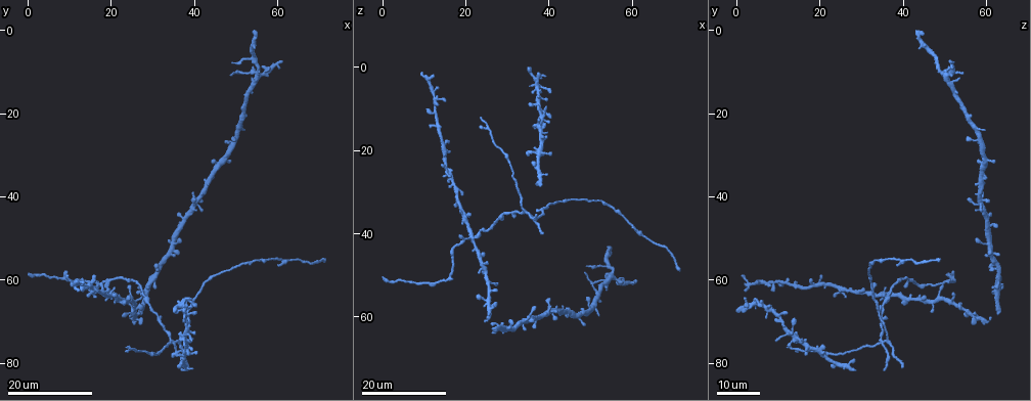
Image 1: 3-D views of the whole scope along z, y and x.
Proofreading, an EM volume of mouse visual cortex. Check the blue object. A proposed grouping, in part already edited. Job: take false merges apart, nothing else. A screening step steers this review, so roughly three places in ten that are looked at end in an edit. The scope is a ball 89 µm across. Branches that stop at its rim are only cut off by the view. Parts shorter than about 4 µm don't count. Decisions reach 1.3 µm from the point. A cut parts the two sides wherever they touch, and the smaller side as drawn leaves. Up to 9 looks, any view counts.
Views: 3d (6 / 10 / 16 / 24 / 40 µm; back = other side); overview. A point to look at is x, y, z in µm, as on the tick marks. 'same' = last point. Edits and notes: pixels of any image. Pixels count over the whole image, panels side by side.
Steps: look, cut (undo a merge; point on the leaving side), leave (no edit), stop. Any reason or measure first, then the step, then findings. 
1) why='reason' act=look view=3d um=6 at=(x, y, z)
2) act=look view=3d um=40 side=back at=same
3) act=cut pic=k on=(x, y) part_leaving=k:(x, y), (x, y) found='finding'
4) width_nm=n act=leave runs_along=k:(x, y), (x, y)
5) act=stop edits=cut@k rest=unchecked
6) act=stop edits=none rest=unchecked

act=look view=3d um=16 at=(20.0, 60.0, 41.5)

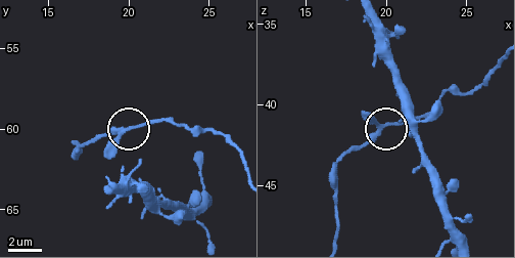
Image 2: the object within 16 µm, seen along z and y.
act=look view=3d um=6 at=(19.9, 60.0, 41.3)

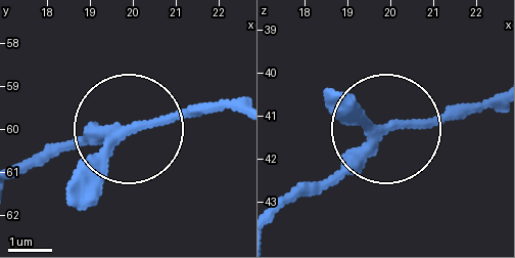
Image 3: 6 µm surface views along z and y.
width_nm=240 act=leave found='all the same neuron'

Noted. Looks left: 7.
why='four-way junction' act=look view=3d um=24 at=(34.5, 75.5, 35.0)

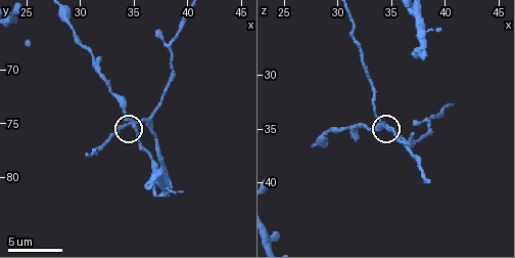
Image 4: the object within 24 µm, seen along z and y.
why='closer look' act=look view=3d um=10 at=(34.8, 75.0, 34.8)

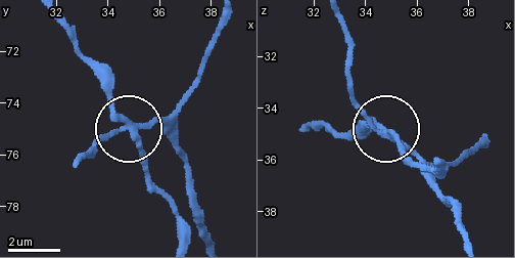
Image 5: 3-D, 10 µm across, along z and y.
arms=4 act=leave found='all the same neuron'

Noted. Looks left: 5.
why='a fork' act=look view=3d um=16 at=(55.5, 10.5, 50.0)

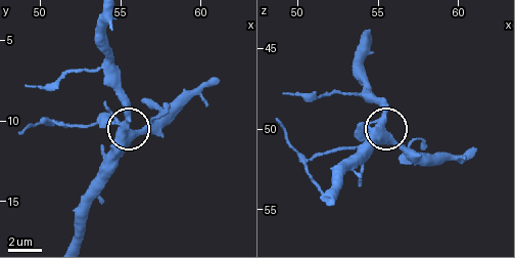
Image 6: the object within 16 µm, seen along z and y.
act=look view=3d um=6 at=(55.8, 10.8, 50.6)

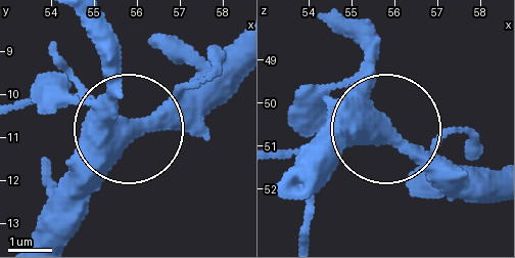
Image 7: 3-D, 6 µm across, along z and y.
side_arm_um=7 arms=3 act=cut pic=7 on=(284, 152) found='a second neuron is stuck on'

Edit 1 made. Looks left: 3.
act=look view=3d um=16 at=(54.0, 6.5, 48.0)

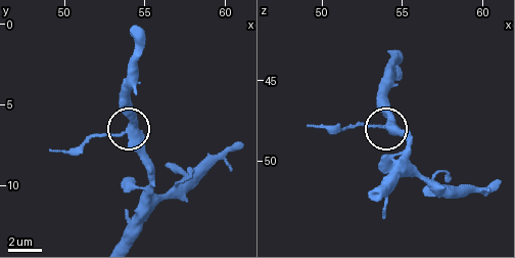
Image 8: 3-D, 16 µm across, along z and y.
act=look view=3d um=6 at=(53.5, 6.8, 48.0)

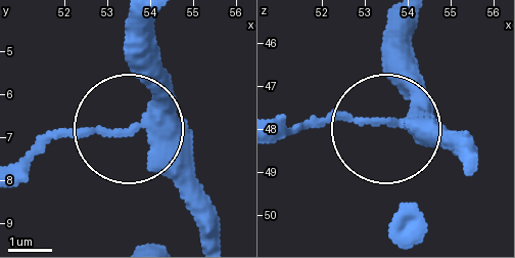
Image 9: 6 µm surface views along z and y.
act=cut pic=9 on=(71, 136) part_leaving=9:(136, 128), (74, 128), (18, 165) found='a second neuron is stuck on'

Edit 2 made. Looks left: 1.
act=stop edits=cut@7,cut@9 rest=unchecked

